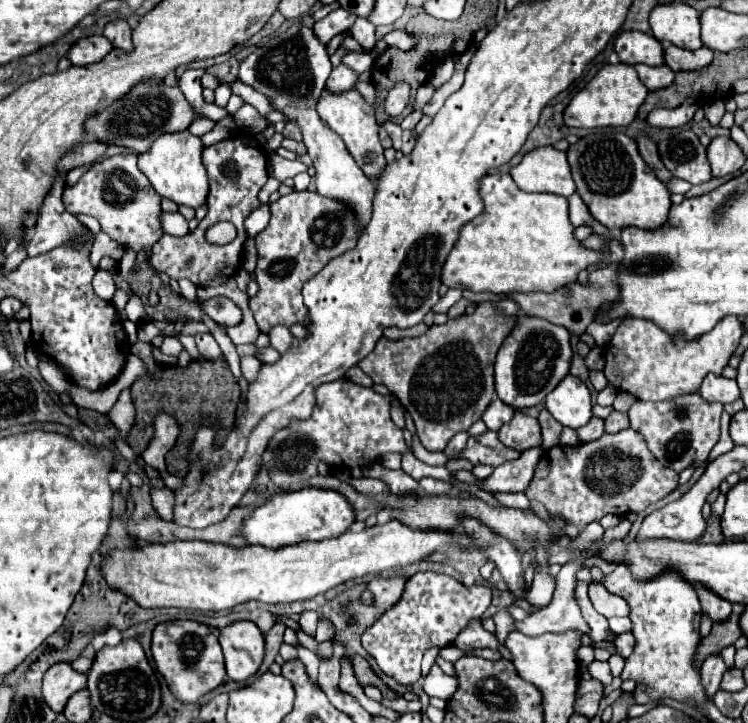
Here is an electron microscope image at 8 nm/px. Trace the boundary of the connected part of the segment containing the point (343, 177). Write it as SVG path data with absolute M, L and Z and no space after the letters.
M282 108L286 122L298 124L302 130L302 142L308 148L308 156L314 162L316 168L316 188L318 194L328 196L328 198L338 198L344 200L348 206L354 208L358 214L358 226L364 228L370 222L370 212L372 212L372 200L374 200L374 184L366 178L366 174L358 168L350 152L346 150L342 138L328 128L326 122L320 120L318 112L312 108Z

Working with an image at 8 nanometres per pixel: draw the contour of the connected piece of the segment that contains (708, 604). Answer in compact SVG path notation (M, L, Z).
M700 586L696 588L696 592L698 592L704 614L708 614L712 618L712 622L726 622L730 618L732 604L728 600L722 600L720 596L716 596L716 594L708 592L706 588L700 588Z

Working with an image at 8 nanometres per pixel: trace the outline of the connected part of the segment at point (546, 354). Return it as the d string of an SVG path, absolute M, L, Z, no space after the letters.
M522 316L512 334L500 346L496 356L494 364L496 396L516 410L544 402L544 398L568 374L570 358L572 358L570 332L564 326L550 324L544 318Z

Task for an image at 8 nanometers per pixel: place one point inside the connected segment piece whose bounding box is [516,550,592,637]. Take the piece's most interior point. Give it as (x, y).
(563, 613)

